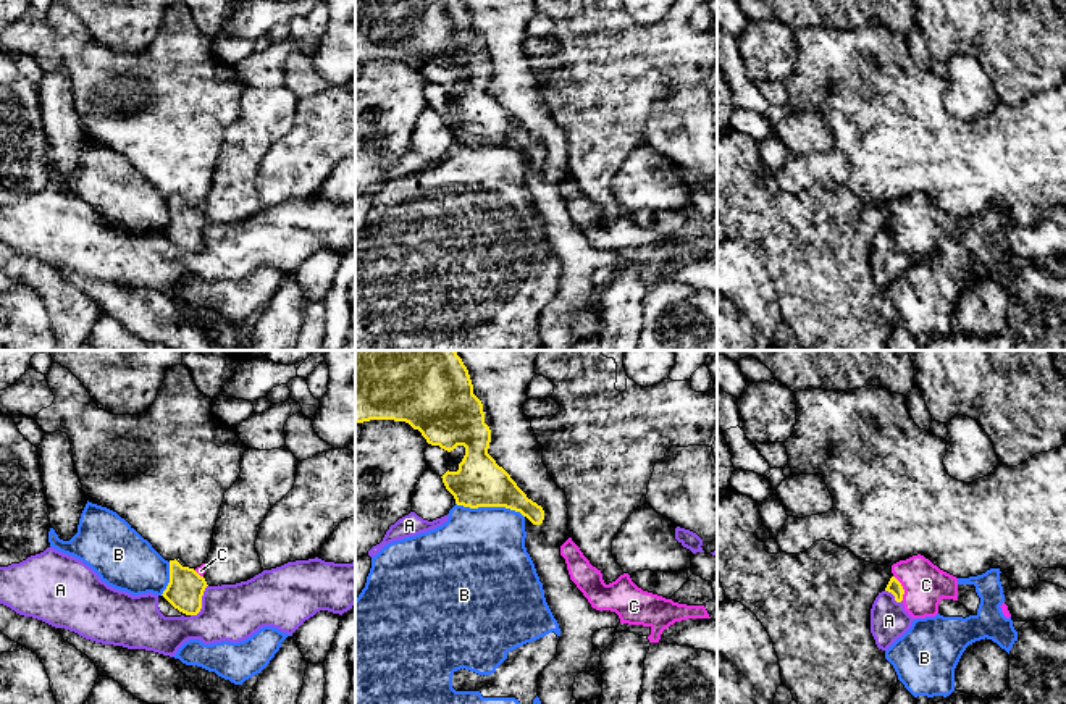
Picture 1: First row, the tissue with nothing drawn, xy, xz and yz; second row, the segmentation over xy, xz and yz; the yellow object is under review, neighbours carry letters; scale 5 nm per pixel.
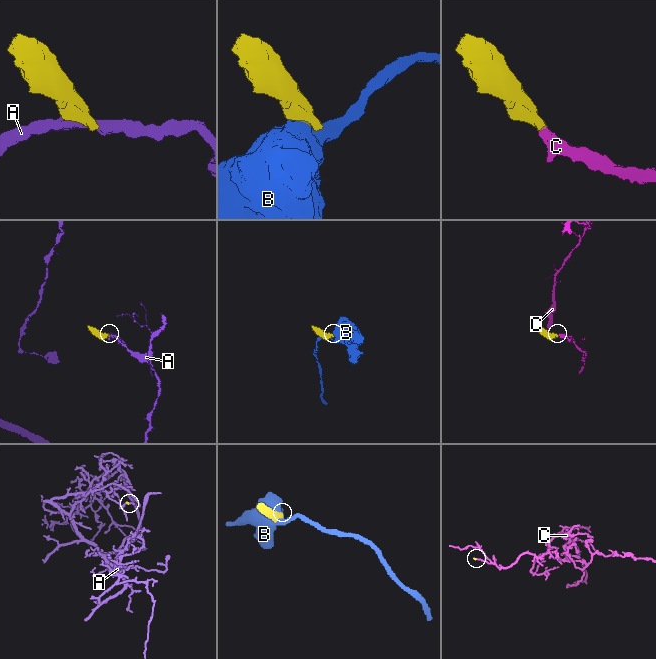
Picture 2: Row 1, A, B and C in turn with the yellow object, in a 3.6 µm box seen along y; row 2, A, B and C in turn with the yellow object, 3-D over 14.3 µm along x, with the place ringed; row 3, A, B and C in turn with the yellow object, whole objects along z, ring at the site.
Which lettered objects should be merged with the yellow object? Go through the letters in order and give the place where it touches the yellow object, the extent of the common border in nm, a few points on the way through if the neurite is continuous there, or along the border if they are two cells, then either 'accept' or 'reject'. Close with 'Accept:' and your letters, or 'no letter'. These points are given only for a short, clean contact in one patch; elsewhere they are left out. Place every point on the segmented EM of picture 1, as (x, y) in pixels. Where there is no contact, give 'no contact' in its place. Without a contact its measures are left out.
A: contact xy (201, 603); length 180 nm; reject
B: contact xz (490, 506); length 360 nm; reject
C: contact yz (902, 588); length 140 nm; way yz (893, 586), (902, 588), (926, 585); accept
Accept: C

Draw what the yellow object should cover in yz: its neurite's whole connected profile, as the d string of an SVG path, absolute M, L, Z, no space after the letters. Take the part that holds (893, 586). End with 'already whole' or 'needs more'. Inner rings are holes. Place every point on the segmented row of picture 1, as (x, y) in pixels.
M921 554L893 564L892 573L885 591L892 593L913 618L935 617L942 599L958 601L958 578Z; needs more

